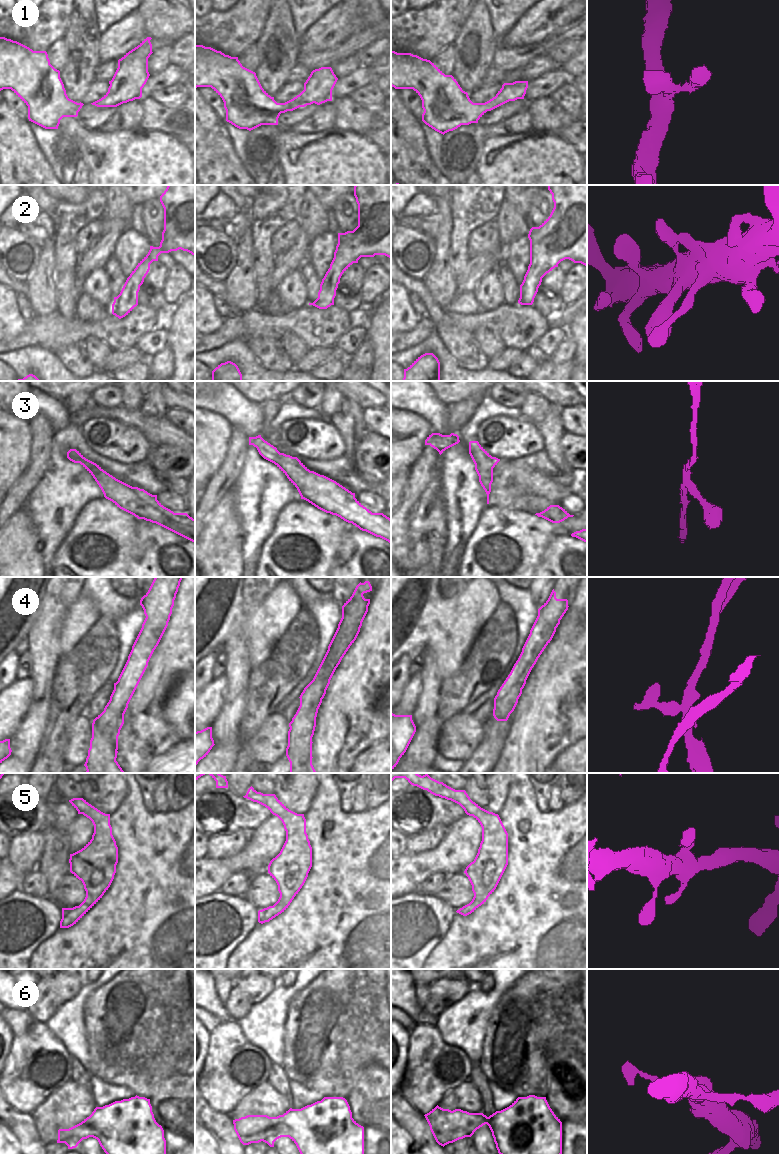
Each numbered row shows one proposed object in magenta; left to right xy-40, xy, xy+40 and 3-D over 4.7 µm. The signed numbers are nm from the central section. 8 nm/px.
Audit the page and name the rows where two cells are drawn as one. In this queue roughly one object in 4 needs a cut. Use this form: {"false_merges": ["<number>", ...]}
{"false_merges": ["4"]}

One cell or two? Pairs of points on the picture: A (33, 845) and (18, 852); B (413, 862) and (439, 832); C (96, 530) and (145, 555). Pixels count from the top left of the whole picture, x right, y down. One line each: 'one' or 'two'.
A: one
B: two
C: two

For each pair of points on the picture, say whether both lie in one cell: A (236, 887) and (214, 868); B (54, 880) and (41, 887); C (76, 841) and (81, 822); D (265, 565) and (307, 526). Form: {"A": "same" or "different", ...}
{"A": "different", "B": "different", "C": "same", "D": "same"}

